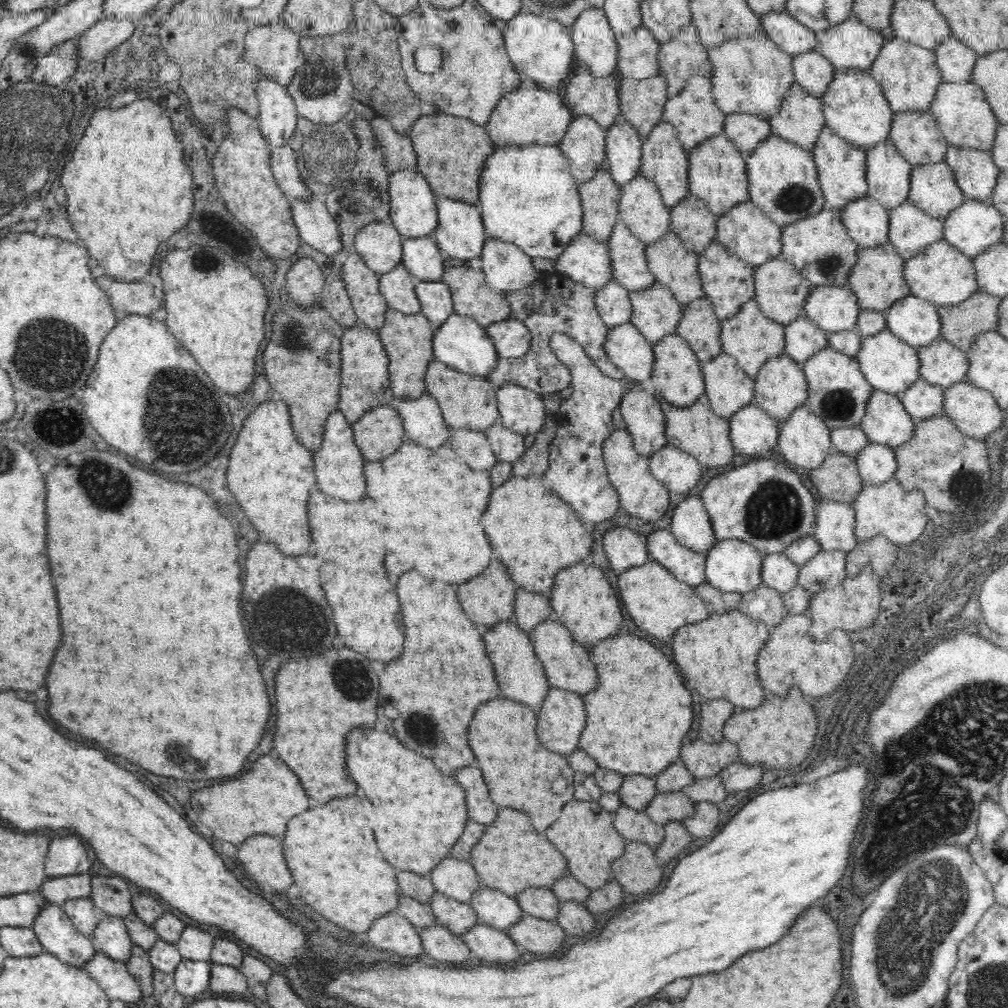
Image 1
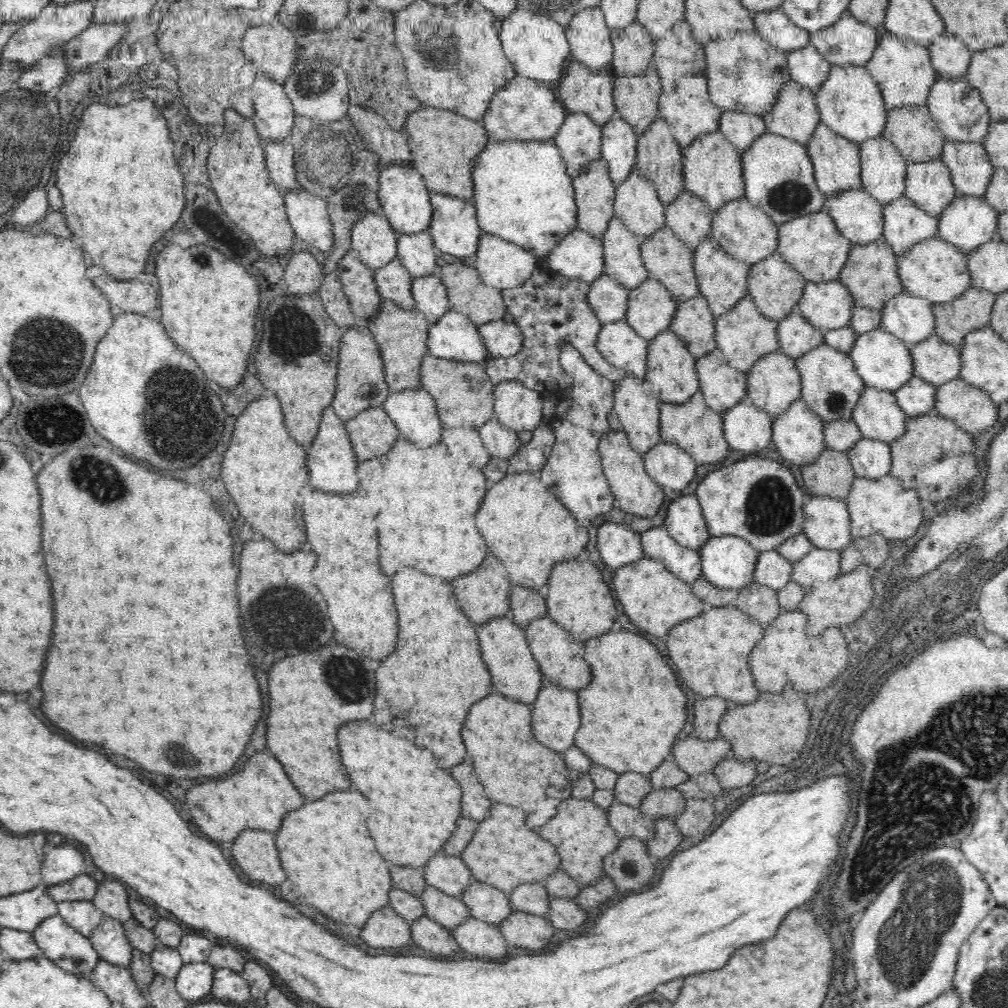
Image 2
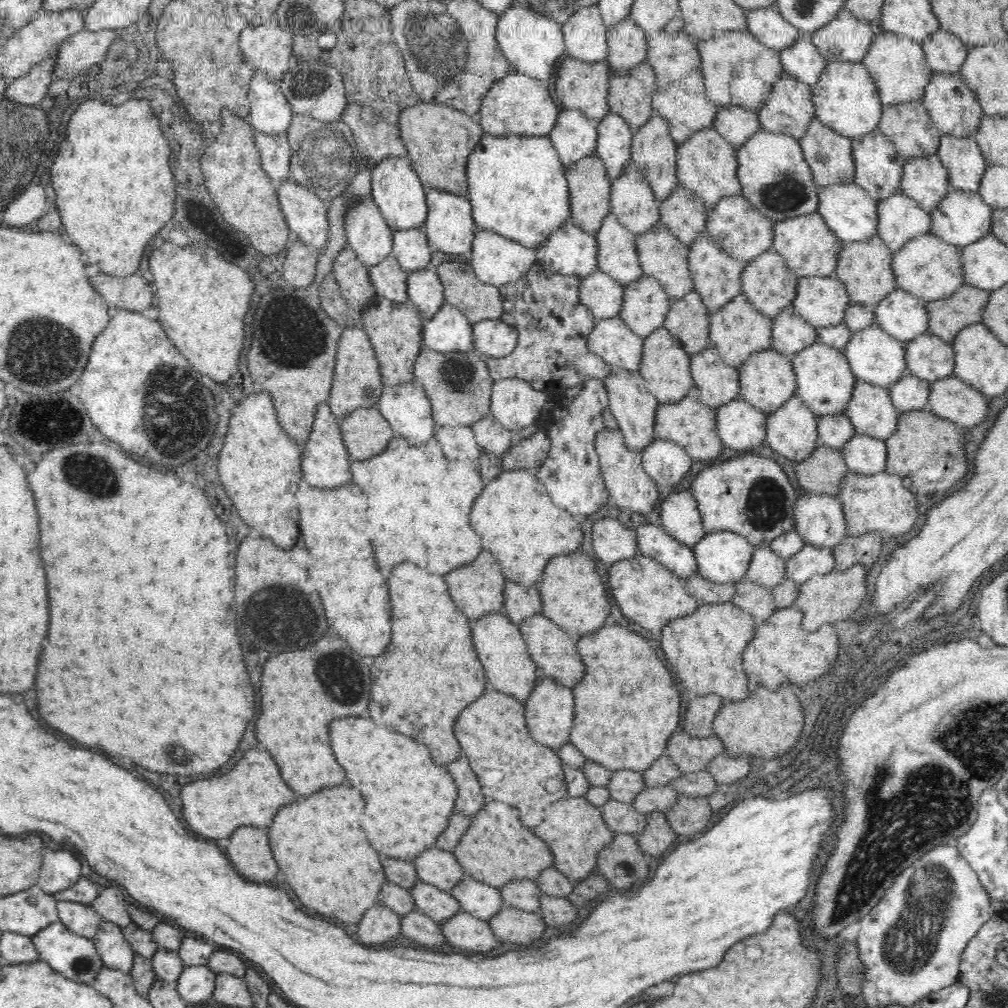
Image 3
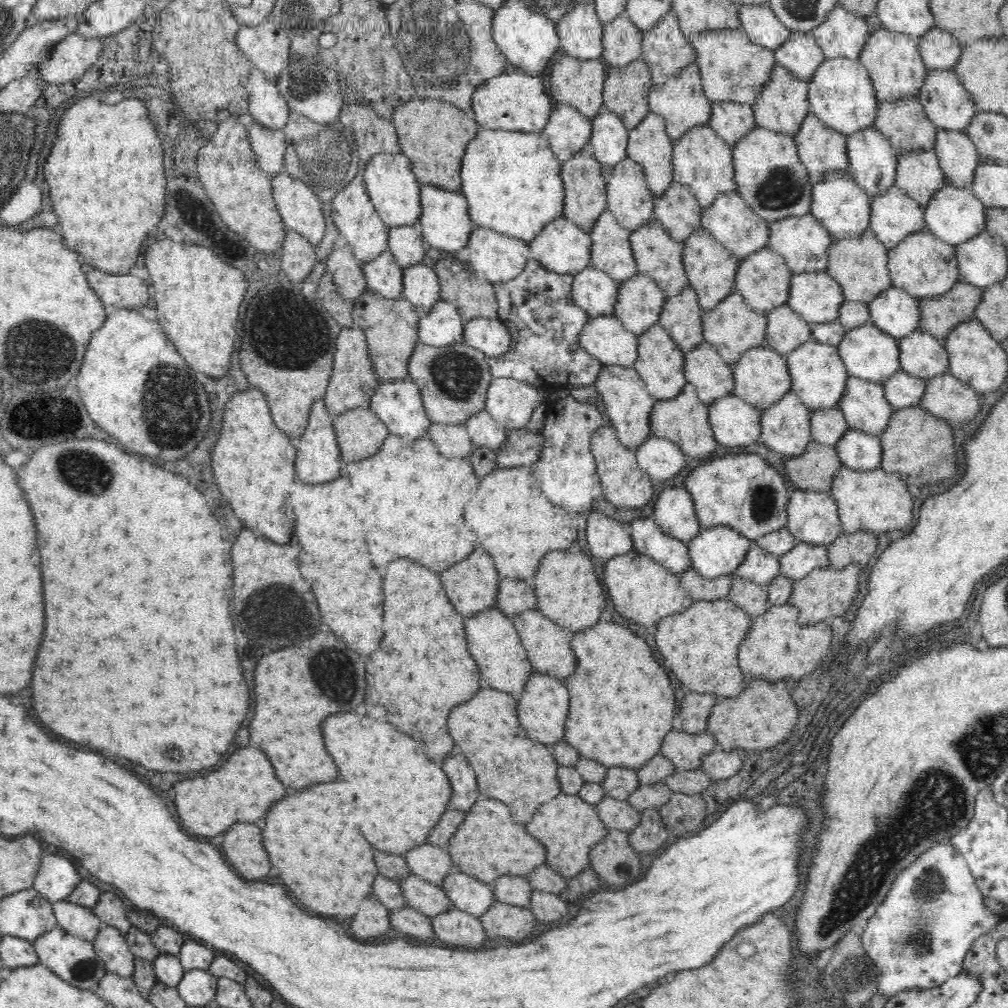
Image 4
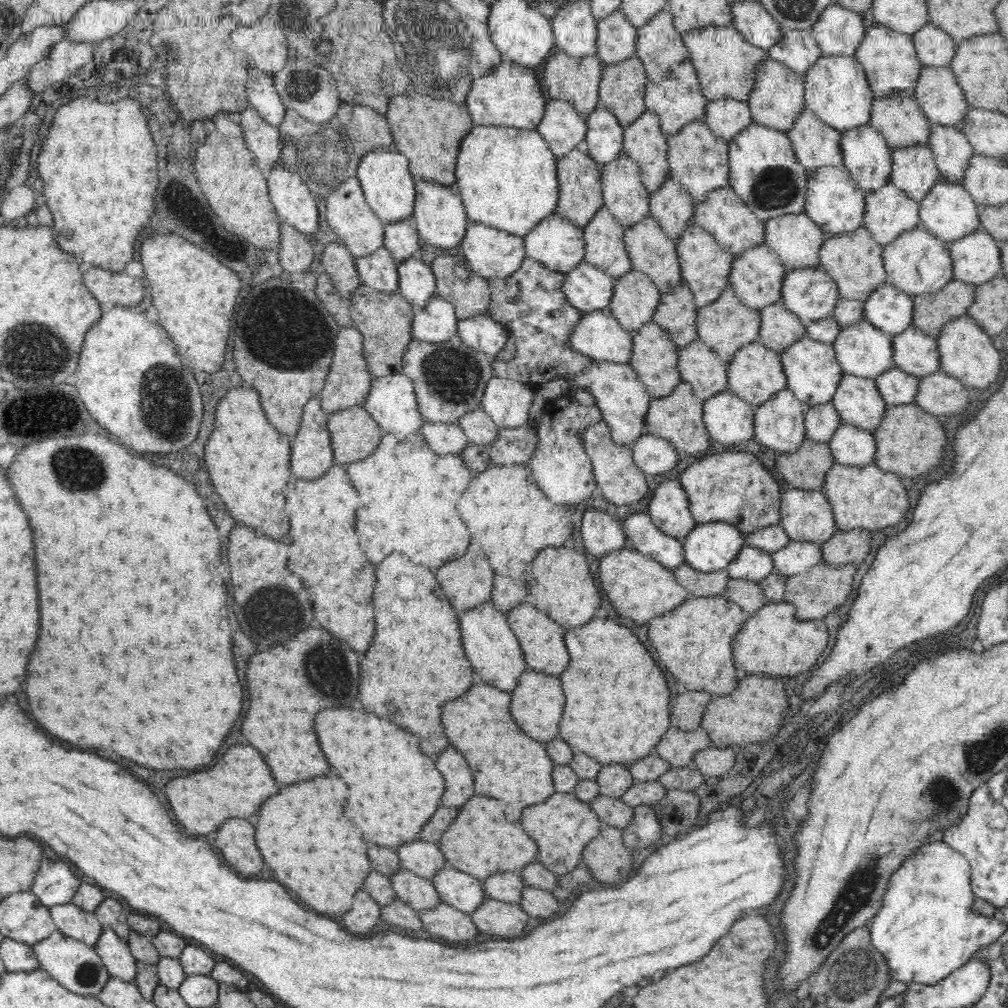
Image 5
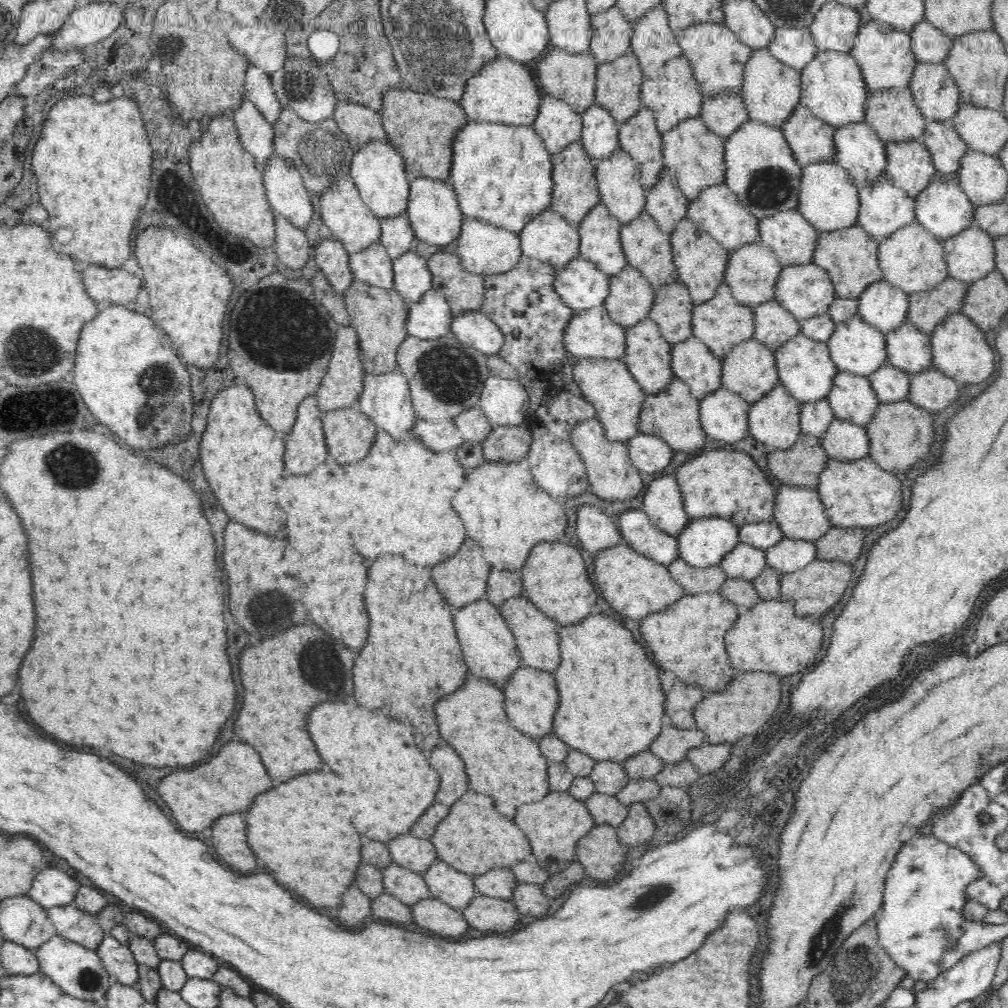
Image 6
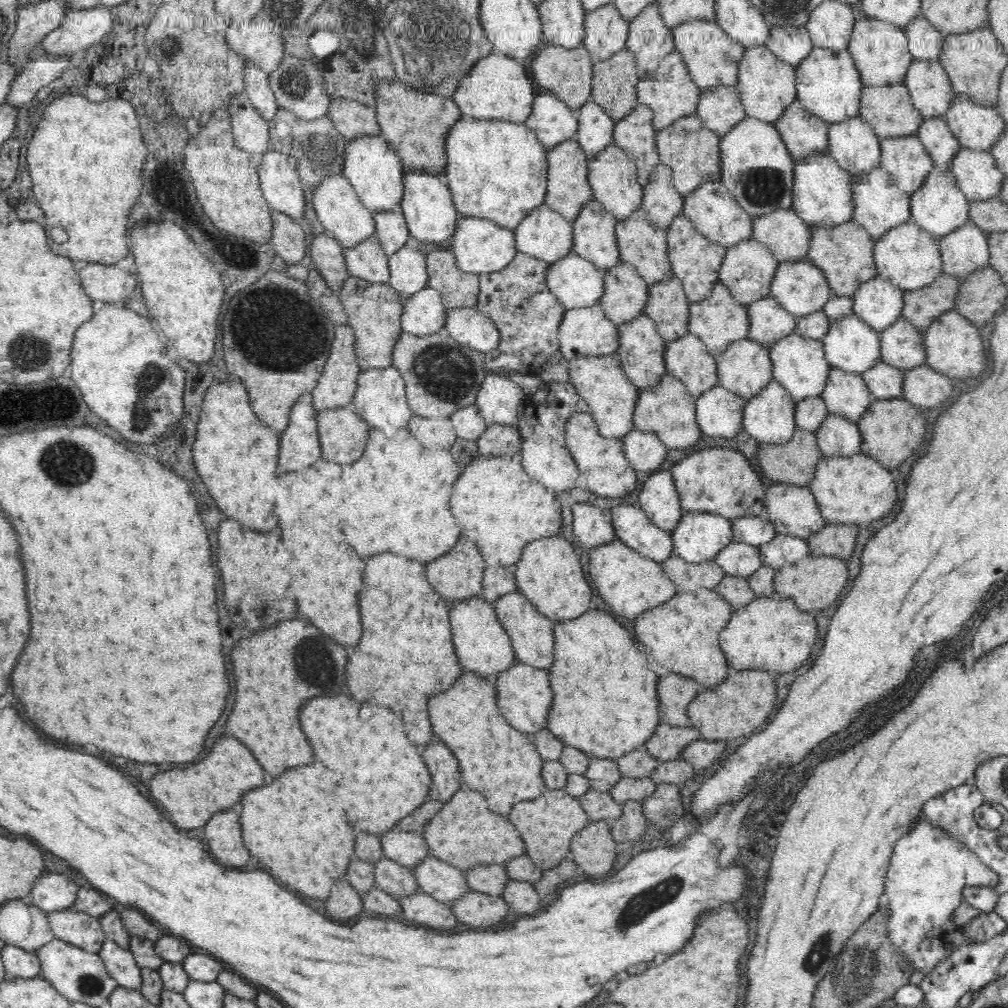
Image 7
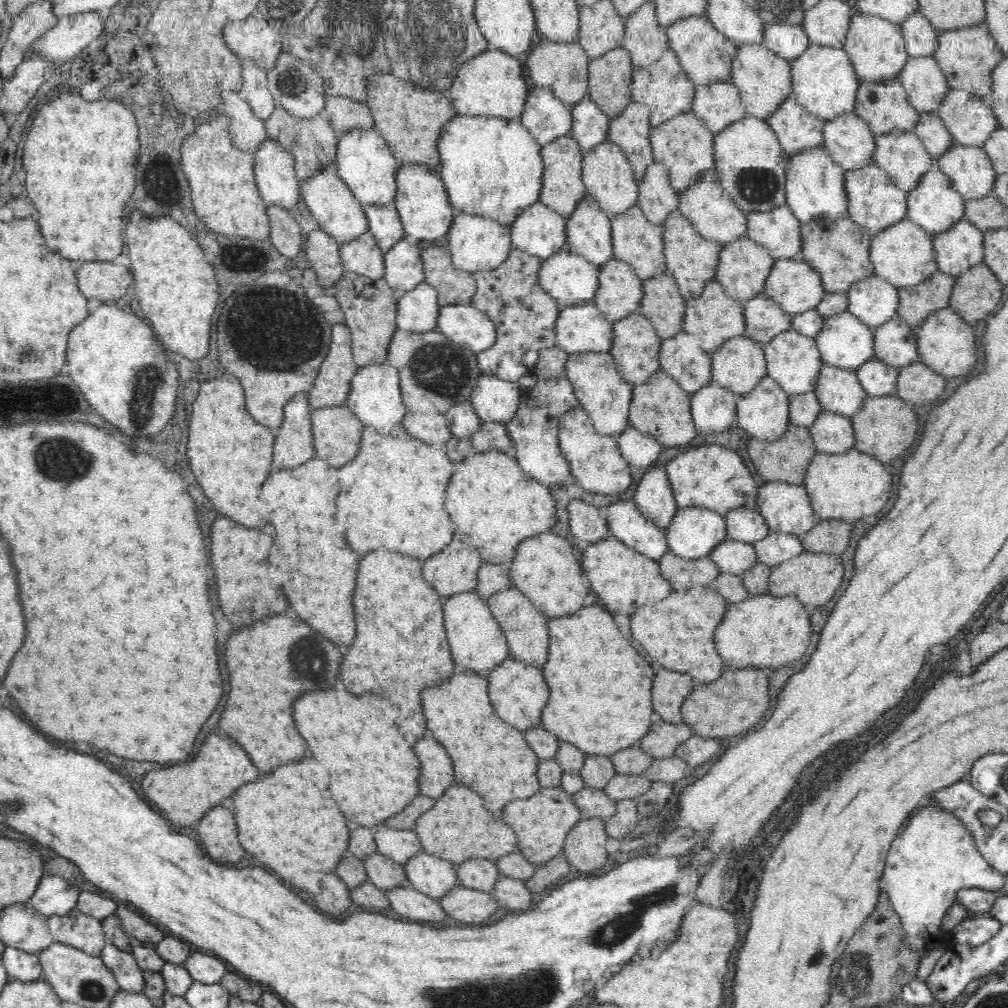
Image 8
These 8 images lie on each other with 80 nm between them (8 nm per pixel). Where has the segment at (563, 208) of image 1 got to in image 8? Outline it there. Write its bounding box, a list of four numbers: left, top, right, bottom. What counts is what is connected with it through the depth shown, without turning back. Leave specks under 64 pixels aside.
[435,114,543,226]

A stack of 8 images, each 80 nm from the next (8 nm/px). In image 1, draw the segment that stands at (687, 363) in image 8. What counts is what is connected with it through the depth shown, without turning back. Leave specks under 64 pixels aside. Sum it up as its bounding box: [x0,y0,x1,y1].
[701,351,753,418]

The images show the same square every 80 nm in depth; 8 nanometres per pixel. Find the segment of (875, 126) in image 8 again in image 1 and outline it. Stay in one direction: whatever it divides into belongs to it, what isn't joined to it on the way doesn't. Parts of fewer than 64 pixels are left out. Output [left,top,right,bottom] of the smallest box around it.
[887,110,948,165]

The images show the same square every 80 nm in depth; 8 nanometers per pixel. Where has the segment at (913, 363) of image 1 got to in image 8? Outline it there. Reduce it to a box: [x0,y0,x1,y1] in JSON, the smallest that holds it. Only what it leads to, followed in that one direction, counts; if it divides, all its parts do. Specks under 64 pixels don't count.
[814,310,873,371]

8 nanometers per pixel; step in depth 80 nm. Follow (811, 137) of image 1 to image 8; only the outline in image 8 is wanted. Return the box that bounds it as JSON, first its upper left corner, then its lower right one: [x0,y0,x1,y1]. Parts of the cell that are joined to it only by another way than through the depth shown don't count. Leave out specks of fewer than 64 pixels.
[730,42,791,120]

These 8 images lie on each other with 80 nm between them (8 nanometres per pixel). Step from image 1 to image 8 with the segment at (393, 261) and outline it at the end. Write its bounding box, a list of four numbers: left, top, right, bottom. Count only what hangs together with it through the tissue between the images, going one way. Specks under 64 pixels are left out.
[299,163,368,243]

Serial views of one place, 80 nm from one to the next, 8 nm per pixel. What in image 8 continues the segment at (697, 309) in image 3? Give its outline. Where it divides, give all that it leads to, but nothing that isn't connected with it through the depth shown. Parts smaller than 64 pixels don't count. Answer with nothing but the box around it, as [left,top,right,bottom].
[638,272,685,338]

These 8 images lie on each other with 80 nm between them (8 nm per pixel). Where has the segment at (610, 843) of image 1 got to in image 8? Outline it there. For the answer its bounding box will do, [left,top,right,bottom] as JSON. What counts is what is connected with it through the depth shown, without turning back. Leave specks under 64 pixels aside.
[502,787,581,864]

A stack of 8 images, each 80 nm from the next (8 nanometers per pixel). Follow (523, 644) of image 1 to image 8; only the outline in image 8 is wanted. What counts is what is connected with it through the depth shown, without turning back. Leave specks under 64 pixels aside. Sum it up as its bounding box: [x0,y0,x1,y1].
[441,590,509,675]

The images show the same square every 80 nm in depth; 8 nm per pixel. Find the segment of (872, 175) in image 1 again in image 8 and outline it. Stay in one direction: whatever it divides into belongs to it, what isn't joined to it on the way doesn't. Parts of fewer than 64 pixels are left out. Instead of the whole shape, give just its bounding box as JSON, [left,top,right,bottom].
[821,113,874,170]

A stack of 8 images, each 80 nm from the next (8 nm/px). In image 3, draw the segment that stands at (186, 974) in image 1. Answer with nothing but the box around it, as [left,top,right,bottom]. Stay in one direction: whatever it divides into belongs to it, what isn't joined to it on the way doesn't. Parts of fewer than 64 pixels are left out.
[177,966,216,1005]

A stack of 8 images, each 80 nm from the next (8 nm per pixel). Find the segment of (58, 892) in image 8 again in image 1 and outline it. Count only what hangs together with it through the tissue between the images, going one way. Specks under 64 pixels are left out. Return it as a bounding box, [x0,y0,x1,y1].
[44,836,90,878]

